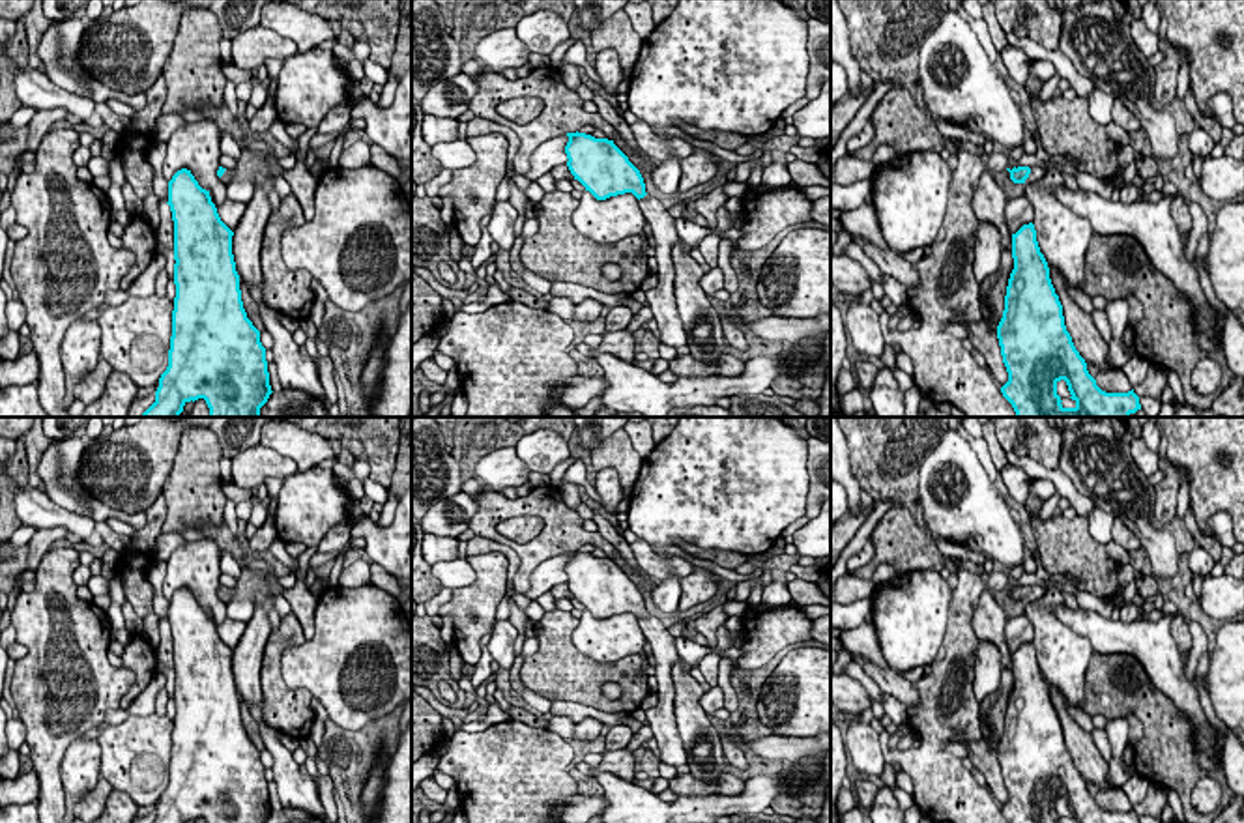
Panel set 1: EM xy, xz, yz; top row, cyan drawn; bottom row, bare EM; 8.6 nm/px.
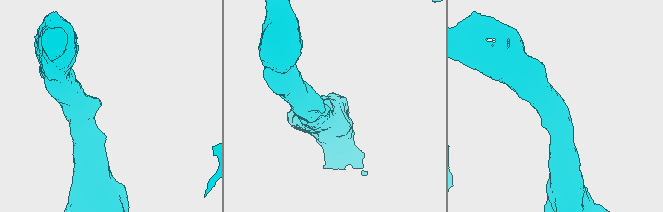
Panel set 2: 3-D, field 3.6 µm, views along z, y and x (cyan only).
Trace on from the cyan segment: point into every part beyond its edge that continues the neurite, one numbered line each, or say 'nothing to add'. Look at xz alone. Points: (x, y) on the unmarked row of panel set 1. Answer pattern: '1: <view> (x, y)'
1: xz (661, 719)

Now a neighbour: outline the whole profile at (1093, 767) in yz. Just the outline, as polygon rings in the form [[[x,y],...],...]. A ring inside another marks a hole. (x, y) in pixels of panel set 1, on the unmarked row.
[[[1049,683],[1048,686],[1055,713],[1063,724],[1066,750],[1070,752],[1076,769],[1087,784],[1096,784],[1100,791],[1115,789],[1117,786],[1107,782],[1107,761],[1100,756],[1092,735],[1070,718],[1063,692]]]

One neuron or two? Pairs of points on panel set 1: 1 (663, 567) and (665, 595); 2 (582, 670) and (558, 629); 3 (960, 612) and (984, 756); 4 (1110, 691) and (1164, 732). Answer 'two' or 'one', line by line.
1: two
2: one
3: two
4: one

